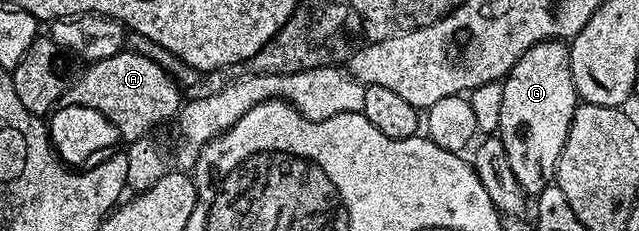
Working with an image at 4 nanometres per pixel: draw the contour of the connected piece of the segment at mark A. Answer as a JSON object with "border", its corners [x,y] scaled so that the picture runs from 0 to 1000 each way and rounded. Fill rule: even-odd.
{"border":[[[194,208],[183,242],[144,268],[135,299],[136,307],[113,372],[110,359],[103,377],[103,450],[150,472],[182,550],[185,593],[194,619],[203,623],[218,602],[228,602],[247,528],[261,528],[266,511],[269,524],[282,481],[280,372],[258,312],[258,294],[239,277],[233,242],[214,242]]]}

